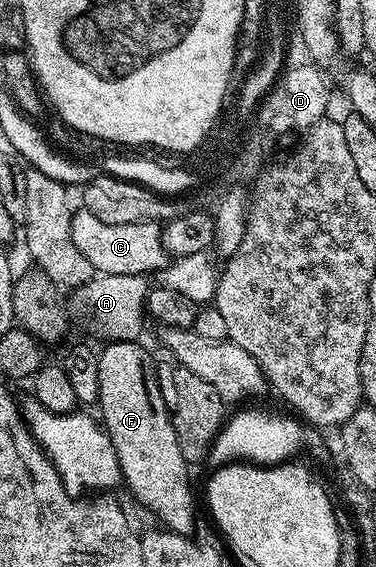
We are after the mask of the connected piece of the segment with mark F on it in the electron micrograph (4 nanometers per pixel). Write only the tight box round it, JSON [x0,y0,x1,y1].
[97,341,194,535]

